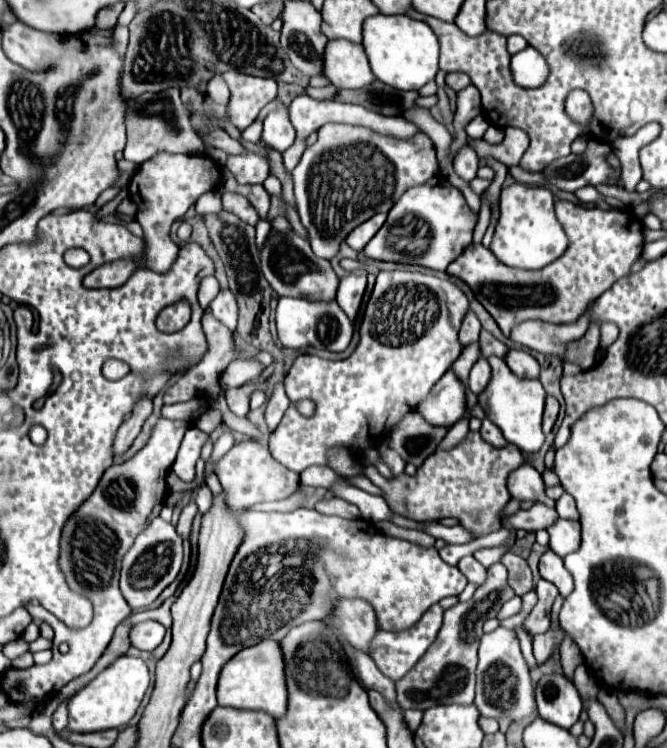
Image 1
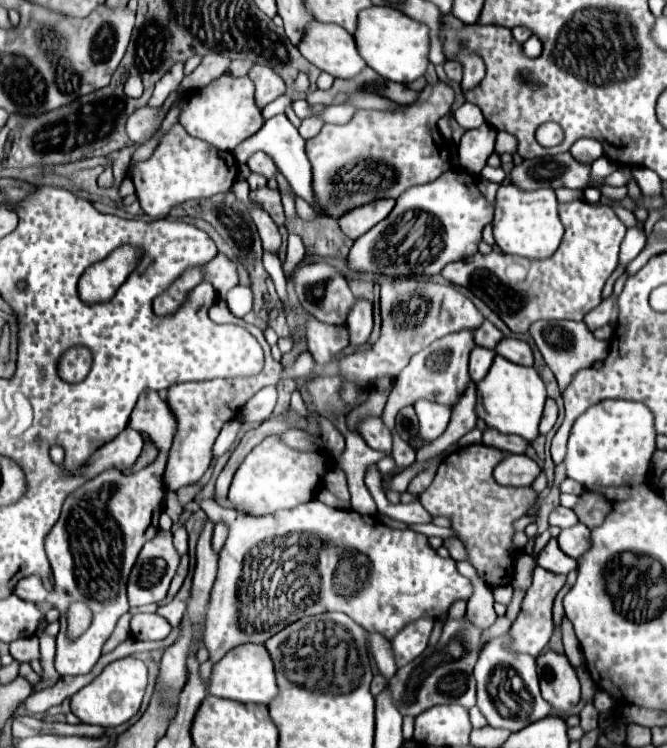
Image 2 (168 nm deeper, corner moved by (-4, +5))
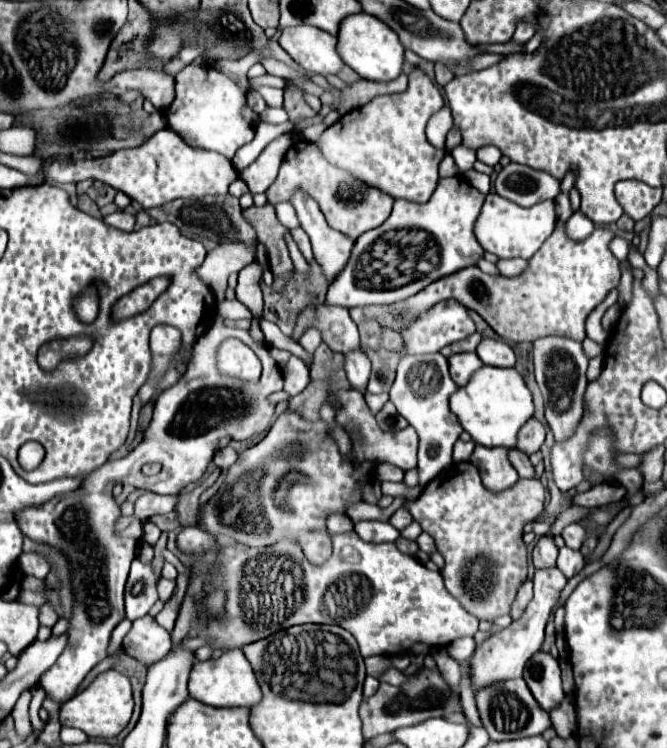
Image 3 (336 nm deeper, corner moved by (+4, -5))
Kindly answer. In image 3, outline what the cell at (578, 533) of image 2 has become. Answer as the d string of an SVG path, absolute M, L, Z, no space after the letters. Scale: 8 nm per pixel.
M569 547L559 549L559 557L557 557L557 567L561 569L561 573L571 579L575 573L579 573L585 565L585 559L581 555L581 551L573 551Z

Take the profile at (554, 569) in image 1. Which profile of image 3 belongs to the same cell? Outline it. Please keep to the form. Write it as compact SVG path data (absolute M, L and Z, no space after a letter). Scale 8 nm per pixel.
M541 537L533 549L533 565L535 569L545 569L545 567L555 567L559 547L555 545L553 537Z

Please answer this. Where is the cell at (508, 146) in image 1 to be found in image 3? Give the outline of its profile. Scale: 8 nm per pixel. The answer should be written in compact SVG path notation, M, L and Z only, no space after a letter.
M487 145L487 147L481 147L477 149L477 159L487 163L487 165L497 165L499 159L501 159L501 151L493 145Z

